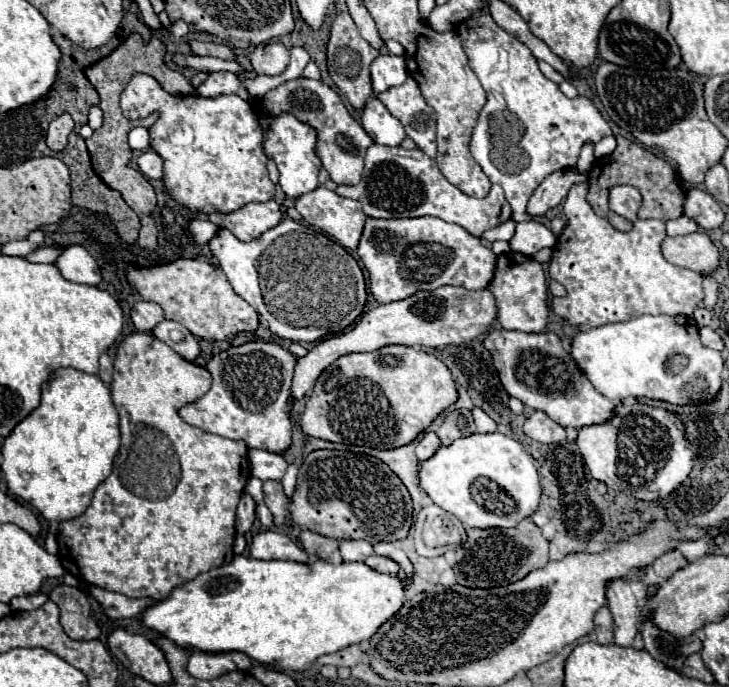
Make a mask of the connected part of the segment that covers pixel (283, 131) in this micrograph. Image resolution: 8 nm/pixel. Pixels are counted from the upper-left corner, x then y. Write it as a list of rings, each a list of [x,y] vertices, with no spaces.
[[[257,107],[257,123],[263,129],[263,151],[269,159],[275,161],[279,169],[279,185],[283,193],[291,199],[297,199],[299,195],[305,195],[319,187],[317,175],[321,169],[321,159],[317,155],[317,131],[299,121],[293,113],[283,111],[279,115],[265,113],[261,107]]]

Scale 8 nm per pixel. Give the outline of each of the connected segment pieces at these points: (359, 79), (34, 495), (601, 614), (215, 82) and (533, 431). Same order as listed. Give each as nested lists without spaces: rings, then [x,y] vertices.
[[[347,11],[337,13],[333,23],[331,23],[331,37],[329,37],[329,43],[327,43],[327,65],[329,65],[331,79],[335,81],[339,91],[349,99],[349,103],[355,109],[363,109],[365,101],[375,95],[373,89],[371,89],[371,81],[369,81],[369,65],[377,55],[379,55],[379,51],[373,49],[359,35],[351,15]]]
[[[57,369],[55,375],[41,385],[41,403],[35,407],[5,439],[1,445],[5,481],[9,491],[23,501],[31,503],[47,521],[63,521],[81,515],[93,497],[95,487],[109,477],[113,457],[119,449],[119,417],[111,401],[109,387],[97,377],[77,369]]]
[[[601,607],[595,613],[595,629],[593,631],[595,631],[597,643],[601,643],[601,645],[613,643],[613,617],[607,607]]]
[[[227,71],[209,73],[209,77],[197,87],[197,95],[201,95],[201,97],[237,95],[237,97],[249,101],[249,93],[247,93],[245,83],[235,73],[227,73]]]
[[[533,411],[523,425],[523,433],[539,443],[561,443],[565,441],[565,429],[549,419],[543,411]]]

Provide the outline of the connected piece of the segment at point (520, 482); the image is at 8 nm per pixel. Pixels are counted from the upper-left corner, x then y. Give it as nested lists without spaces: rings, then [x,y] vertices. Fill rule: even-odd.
[[[473,433],[451,445],[441,445],[417,471],[419,487],[465,527],[515,527],[539,507],[541,485],[531,457],[523,447],[503,433]]]

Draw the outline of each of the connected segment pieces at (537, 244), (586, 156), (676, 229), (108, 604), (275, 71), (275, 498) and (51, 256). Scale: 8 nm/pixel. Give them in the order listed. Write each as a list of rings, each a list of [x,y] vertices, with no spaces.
[[[525,221],[525,223],[517,223],[515,235],[511,237],[509,245],[511,245],[511,251],[531,257],[543,247],[553,247],[555,241],[557,237],[545,225],[535,221]]]
[[[591,141],[583,143],[581,157],[579,157],[577,165],[575,165],[575,169],[577,169],[577,171],[581,171],[581,173],[587,173],[587,171],[591,169],[591,165],[593,165],[593,161],[595,161],[595,155],[593,155],[593,151],[595,151],[595,143],[591,143]]]
[[[687,215],[667,221],[667,235],[687,235],[687,233],[695,233],[697,229],[699,229],[699,225],[693,219],[689,219]]]
[[[89,585],[89,593],[103,605],[105,613],[111,619],[137,617],[147,607],[151,607],[151,605],[157,603],[155,599],[149,599],[149,597],[133,599],[133,597],[127,597],[127,595],[121,595],[121,593],[113,593],[113,591],[107,591],[107,589],[101,589],[101,587],[93,587],[93,585]]]
[[[281,41],[263,43],[249,53],[249,61],[257,75],[281,75],[289,65],[289,49]]]
[[[263,481],[263,493],[265,493],[265,505],[271,509],[275,517],[275,525],[283,525],[287,519],[287,505],[289,499],[283,493],[283,487],[279,481]]]
[[[39,247],[37,251],[29,253],[27,259],[33,263],[55,263],[61,253],[63,253],[63,247]]]

